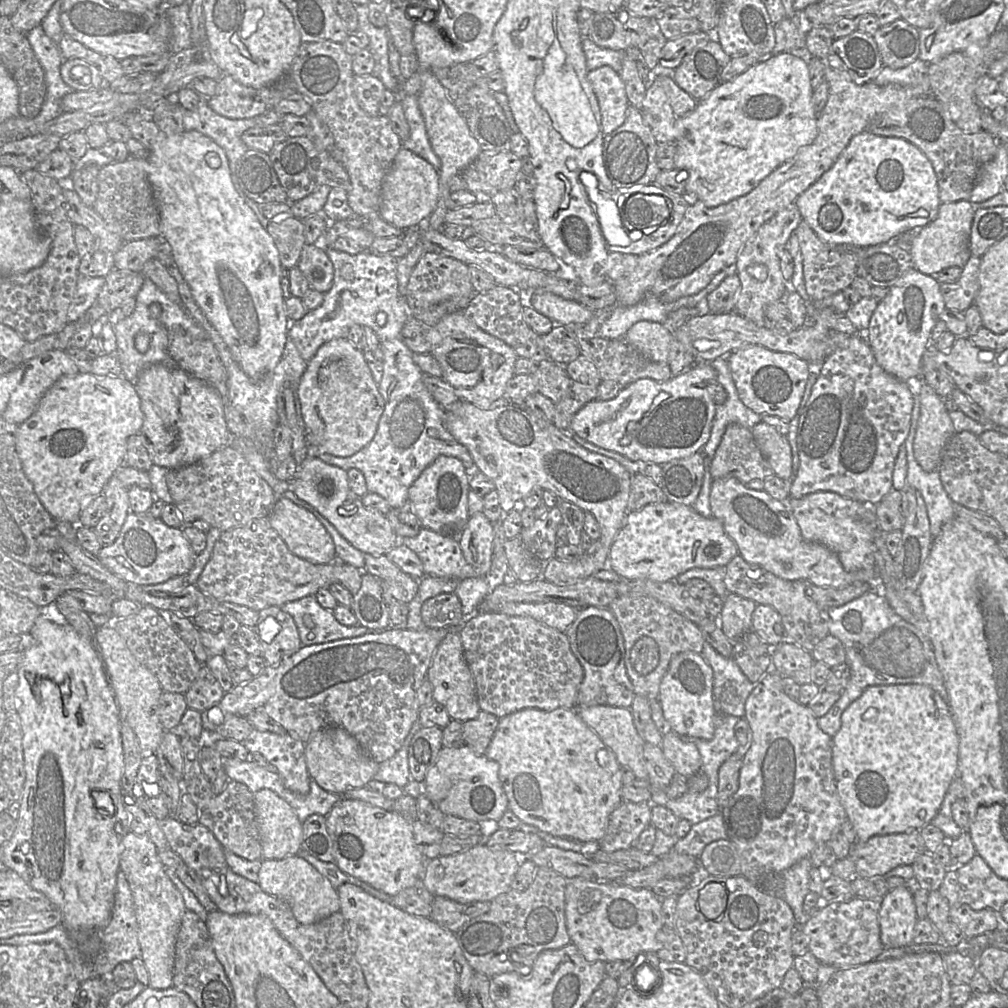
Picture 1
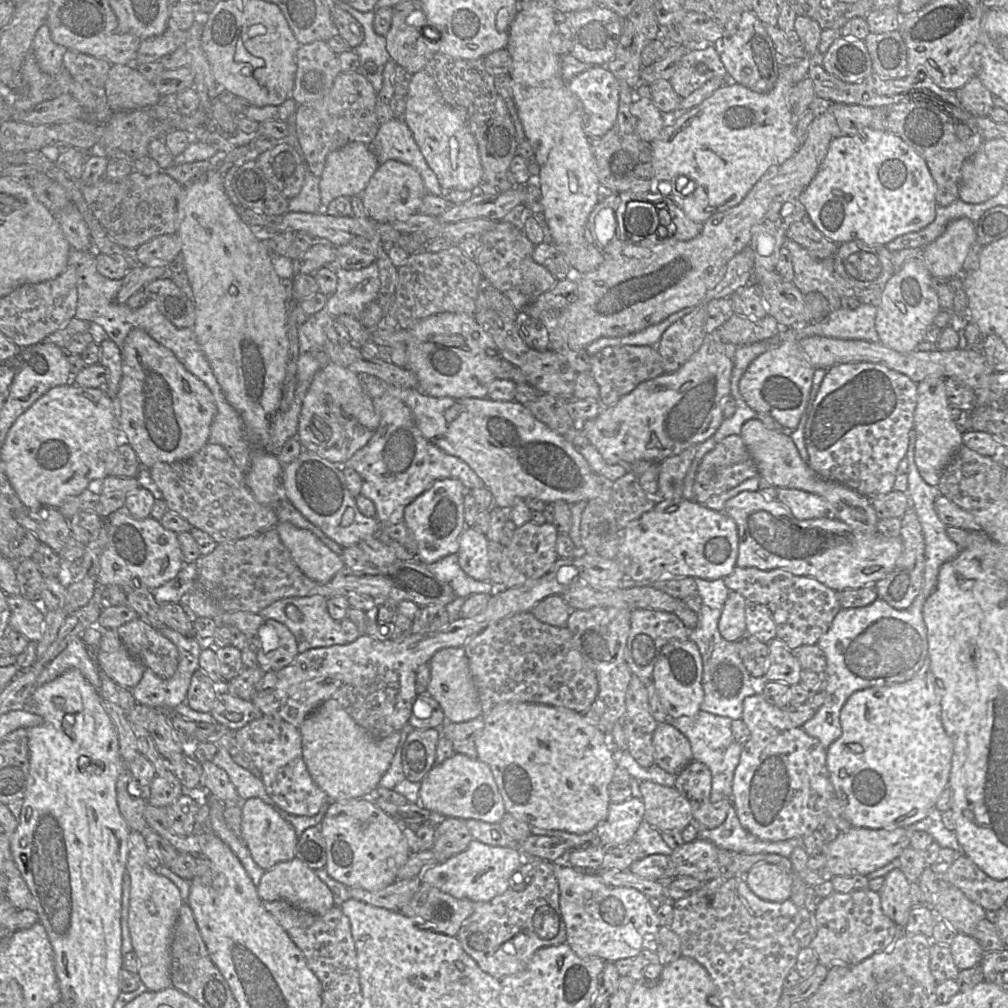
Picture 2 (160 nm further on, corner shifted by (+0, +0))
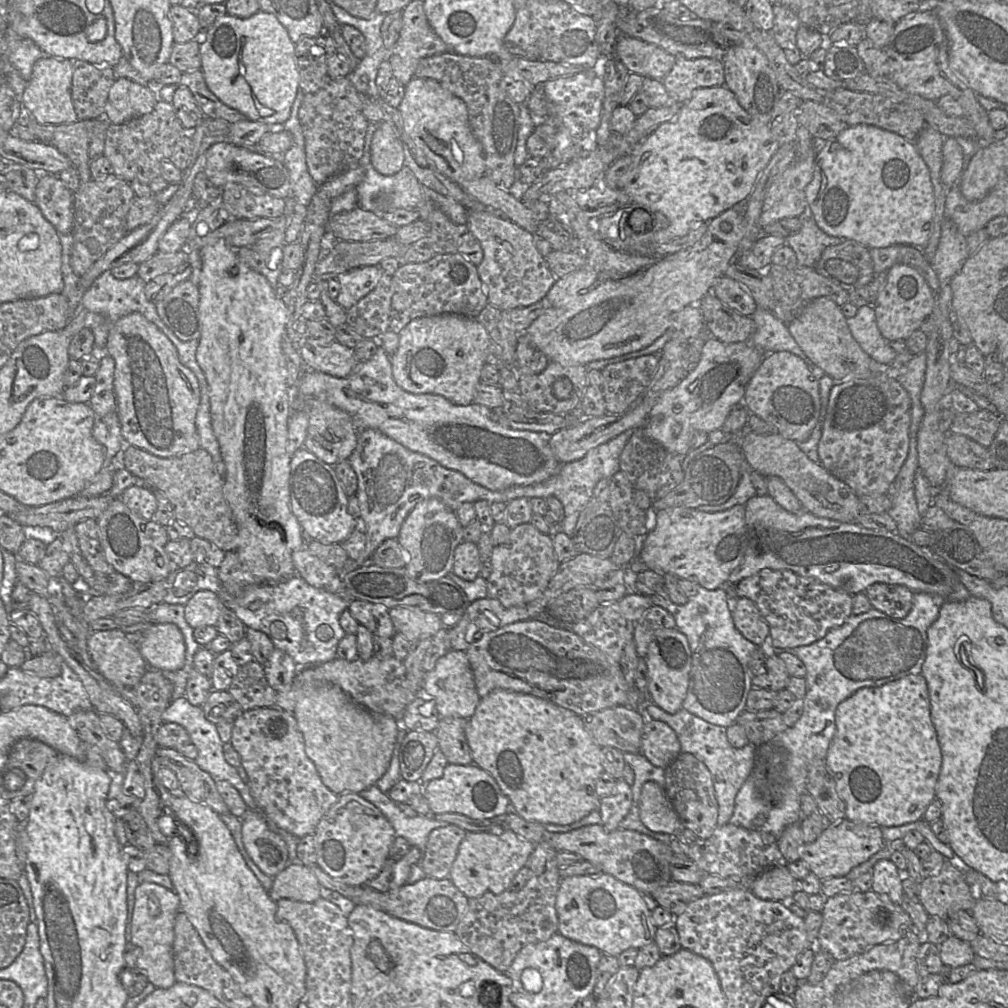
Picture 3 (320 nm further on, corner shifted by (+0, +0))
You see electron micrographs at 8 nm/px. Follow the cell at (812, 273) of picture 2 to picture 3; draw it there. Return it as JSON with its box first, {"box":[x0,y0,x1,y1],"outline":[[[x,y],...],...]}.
{"box":[786,207,848,268],"outline":[[[809,207],[799,217],[802,221],[800,230],[786,237],[786,244],[794,250],[799,266],[815,268],[826,247],[839,245],[848,240],[830,236],[821,230]]]}

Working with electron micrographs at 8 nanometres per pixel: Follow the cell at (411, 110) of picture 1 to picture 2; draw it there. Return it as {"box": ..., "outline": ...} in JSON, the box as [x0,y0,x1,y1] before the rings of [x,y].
{"box":[372,119,443,196],"outline":[[[403,119],[381,123],[373,141],[372,151],[382,165],[396,160],[413,167],[421,176],[427,194],[442,196],[443,191],[435,172],[429,167],[414,133]]]}

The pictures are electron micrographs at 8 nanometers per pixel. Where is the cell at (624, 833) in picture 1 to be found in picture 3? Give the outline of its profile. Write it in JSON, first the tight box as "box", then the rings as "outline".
{"box":[600,779,632,830],"outline":[[[623,779],[617,780],[613,793],[600,799],[601,825],[609,830],[618,829],[632,806],[632,790]]]}

